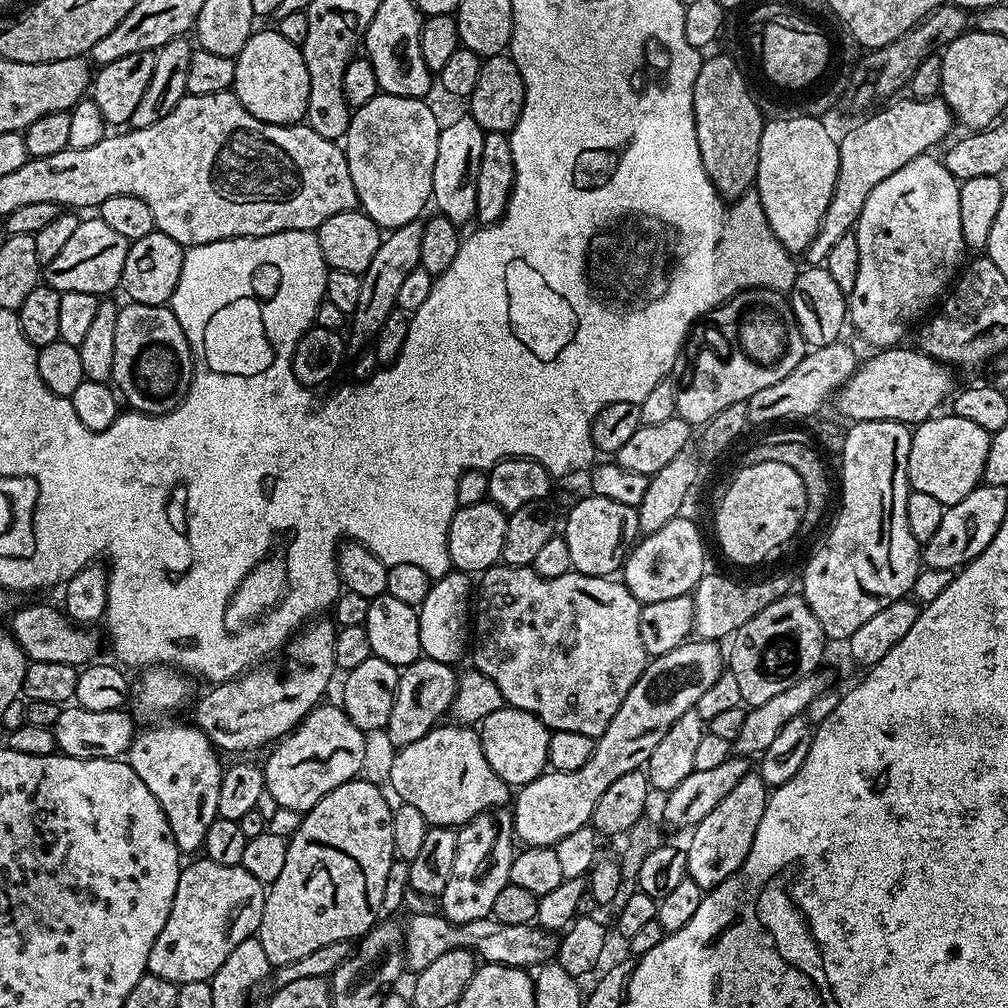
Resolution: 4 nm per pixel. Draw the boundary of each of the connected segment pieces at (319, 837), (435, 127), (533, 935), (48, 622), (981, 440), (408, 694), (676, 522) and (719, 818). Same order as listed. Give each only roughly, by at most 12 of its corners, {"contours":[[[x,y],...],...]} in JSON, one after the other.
{"contours":[[[365,778],[288,840],[258,938],[274,966],[378,923],[393,805]],[[380,92],[342,147],[382,230],[429,207],[442,120]],[[416,912],[404,930],[404,962],[426,970],[446,950],[536,970],[555,961],[557,933],[533,922],[455,924]],[[25,603],[10,631],[29,661],[84,666],[101,633]],[[937,414],[911,429],[908,486],[962,502],[990,433]],[[427,658],[403,669],[386,729],[401,749],[452,707],[458,672]],[[684,514],[637,539],[622,583],[641,605],[689,595],[706,575]],[[747,776],[691,829],[687,879],[745,867],[770,789]]]}

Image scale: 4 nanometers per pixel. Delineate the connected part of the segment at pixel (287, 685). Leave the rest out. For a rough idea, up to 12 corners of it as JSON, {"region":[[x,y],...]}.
{"region":[[313,618],[284,673],[217,683],[191,719],[212,747],[275,745],[325,699],[337,625]]}

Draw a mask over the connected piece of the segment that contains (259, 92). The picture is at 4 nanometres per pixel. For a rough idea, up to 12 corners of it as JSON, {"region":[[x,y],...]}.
{"region":[[253,31],[232,88],[254,118],[307,117],[304,54],[280,31]]}

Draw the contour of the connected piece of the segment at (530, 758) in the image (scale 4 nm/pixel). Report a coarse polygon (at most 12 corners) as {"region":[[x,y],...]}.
{"region":[[517,708],[478,725],[486,762],[509,786],[548,768],[550,729]]}

